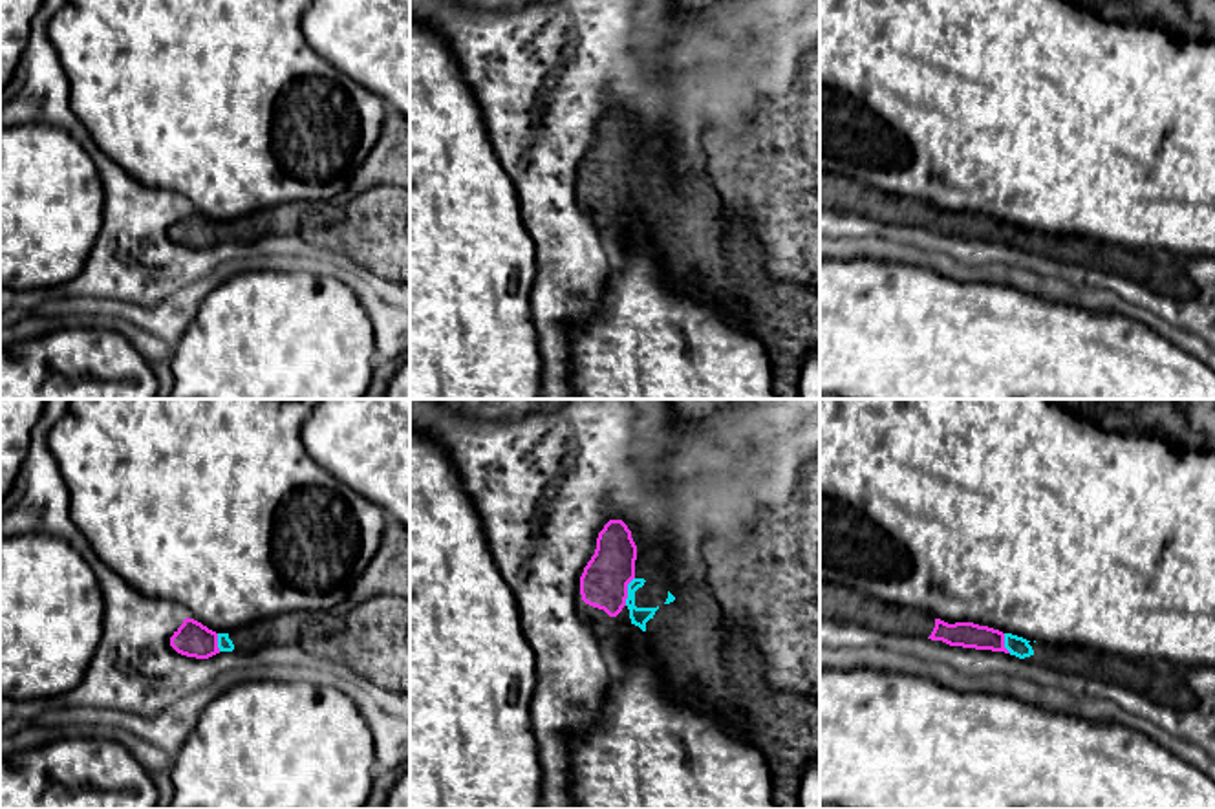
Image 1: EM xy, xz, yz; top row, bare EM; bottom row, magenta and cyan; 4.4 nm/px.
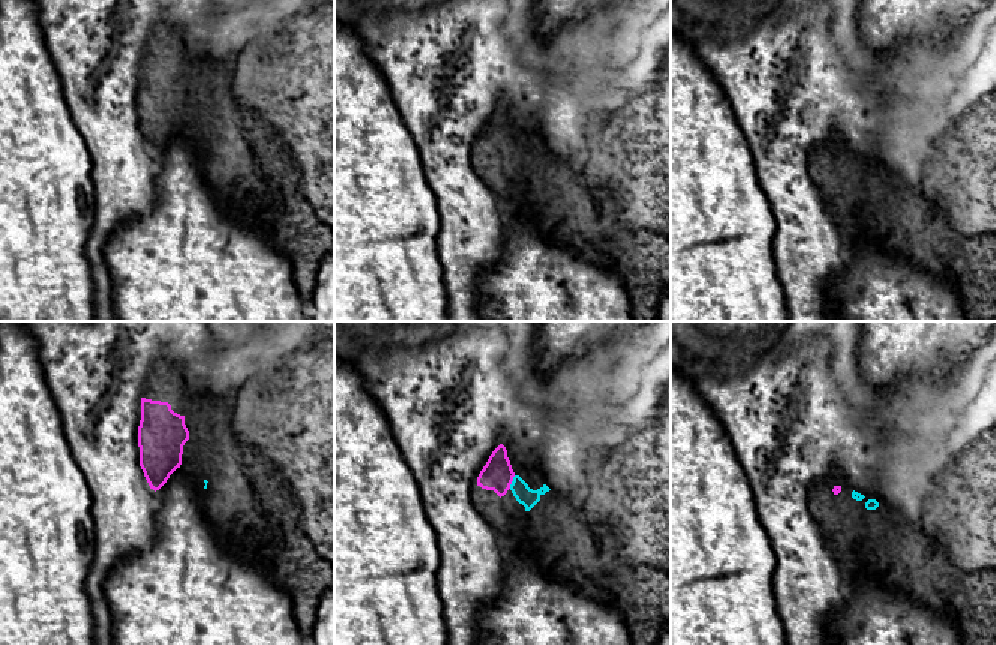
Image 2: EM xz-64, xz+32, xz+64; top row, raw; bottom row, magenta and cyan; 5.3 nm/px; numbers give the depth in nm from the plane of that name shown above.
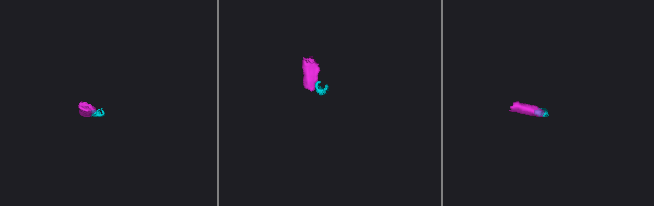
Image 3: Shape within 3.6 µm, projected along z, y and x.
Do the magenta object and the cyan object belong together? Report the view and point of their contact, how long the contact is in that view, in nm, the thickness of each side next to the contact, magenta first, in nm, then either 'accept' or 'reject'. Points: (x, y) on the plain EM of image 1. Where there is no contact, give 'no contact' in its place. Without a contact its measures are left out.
xz (626, 182) | 130 nm | 200/80 nm | accept

